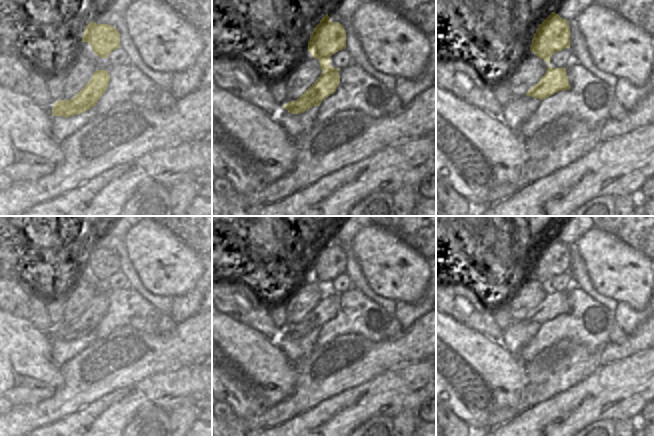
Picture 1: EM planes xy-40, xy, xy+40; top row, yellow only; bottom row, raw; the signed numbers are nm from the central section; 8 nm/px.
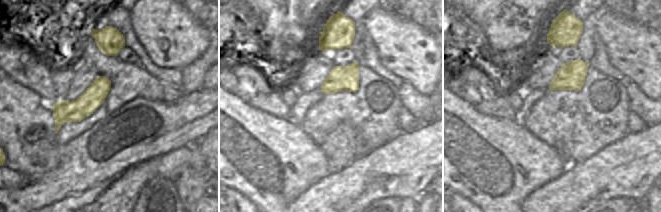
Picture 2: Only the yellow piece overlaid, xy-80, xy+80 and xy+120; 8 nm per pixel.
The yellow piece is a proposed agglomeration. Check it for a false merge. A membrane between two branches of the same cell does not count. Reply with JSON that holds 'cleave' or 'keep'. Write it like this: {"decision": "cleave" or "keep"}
{"decision": "cleave"}

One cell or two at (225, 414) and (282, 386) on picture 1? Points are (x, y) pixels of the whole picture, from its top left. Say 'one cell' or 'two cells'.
two cells

